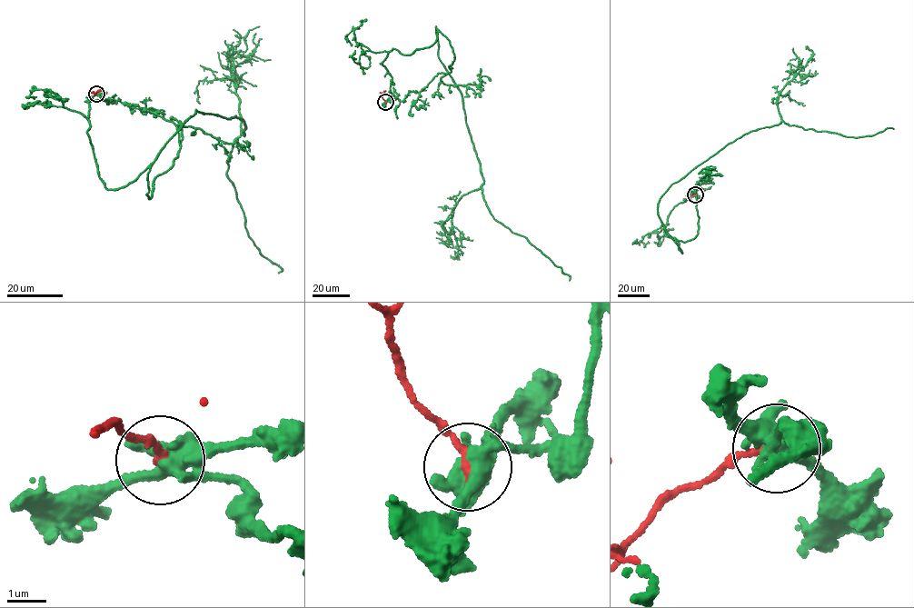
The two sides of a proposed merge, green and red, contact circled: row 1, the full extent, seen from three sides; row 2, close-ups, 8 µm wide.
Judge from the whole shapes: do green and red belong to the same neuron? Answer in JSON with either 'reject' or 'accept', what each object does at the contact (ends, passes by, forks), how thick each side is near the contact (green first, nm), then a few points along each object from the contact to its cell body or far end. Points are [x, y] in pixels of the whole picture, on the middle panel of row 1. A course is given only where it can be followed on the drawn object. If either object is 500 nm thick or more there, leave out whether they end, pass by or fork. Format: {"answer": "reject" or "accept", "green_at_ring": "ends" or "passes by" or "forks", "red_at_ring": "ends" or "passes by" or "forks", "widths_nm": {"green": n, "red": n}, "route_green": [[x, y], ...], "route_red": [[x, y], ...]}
{"answer": "reject", "green_at_ring": "forks", "red_at_ring": "ends", "widths_nm": {"green": 480, "red": 190}, "route_green": [[385, 102], [388, 53], [428, 47], [436, 27], [489, 211], [569, 281]], "route_red": [[385, 102], [382, 94], [385, 91]]}

